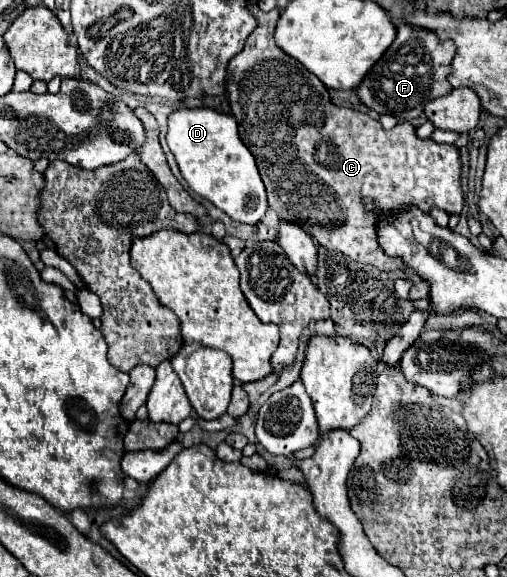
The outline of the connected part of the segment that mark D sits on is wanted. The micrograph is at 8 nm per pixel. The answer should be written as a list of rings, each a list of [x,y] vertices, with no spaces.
[[[180,108],[168,116],[168,148],[190,186],[200,198],[212,202],[232,220],[258,224],[268,210],[264,182],[254,156],[238,136],[238,122],[232,114],[212,108]]]

